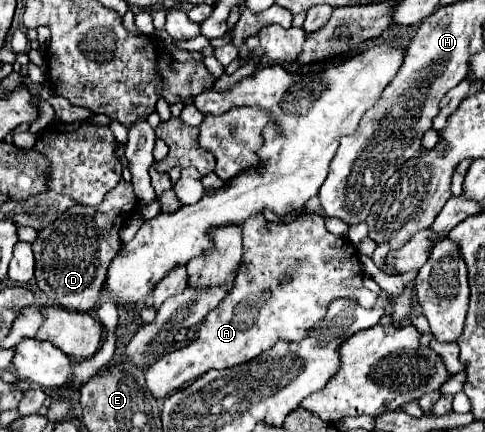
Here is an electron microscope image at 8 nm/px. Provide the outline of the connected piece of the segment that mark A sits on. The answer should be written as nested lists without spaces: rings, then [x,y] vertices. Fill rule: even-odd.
[[[257,213],[243,223],[243,265],[233,291],[205,317],[195,341],[147,369],[147,387],[155,397],[167,397],[209,369],[227,369],[255,359],[279,339],[301,341],[325,317],[327,305],[339,297],[357,301],[365,297],[365,307],[373,307],[377,301],[377,295],[363,287],[359,251],[353,243],[329,233],[321,215],[275,225]]]

